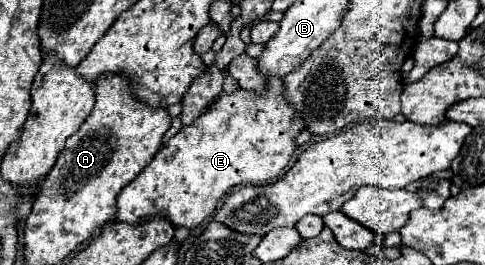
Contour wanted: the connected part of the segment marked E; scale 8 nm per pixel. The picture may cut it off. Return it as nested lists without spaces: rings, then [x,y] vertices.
[[[268,81],[264,95],[254,95],[250,91],[238,89],[234,93],[222,93],[216,103],[202,113],[192,125],[182,127],[166,147],[162,147],[150,165],[118,195],[116,221],[128,225],[140,225],[154,217],[168,219],[174,227],[198,227],[208,219],[218,201],[238,185],[264,185],[278,177],[282,169],[290,163],[294,153],[294,137],[304,129],[302,121],[296,117],[296,111],[282,97],[282,81]]]

